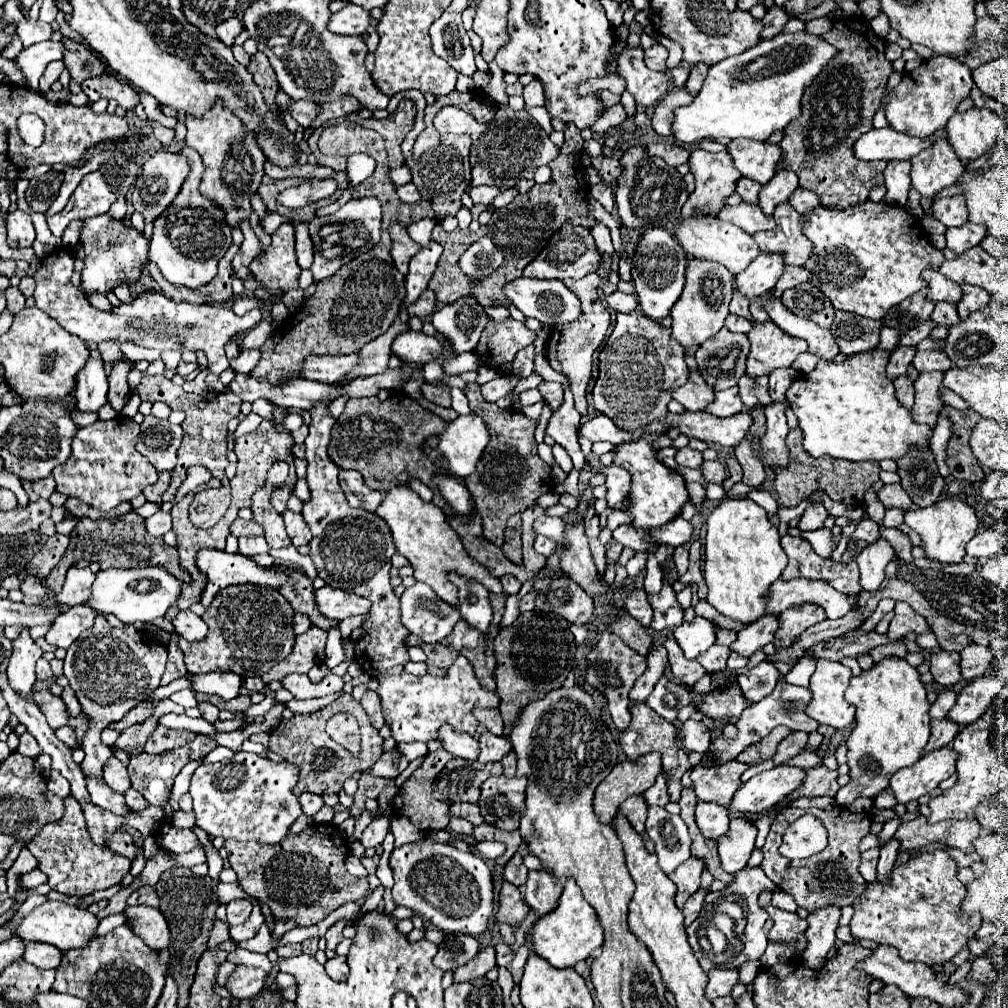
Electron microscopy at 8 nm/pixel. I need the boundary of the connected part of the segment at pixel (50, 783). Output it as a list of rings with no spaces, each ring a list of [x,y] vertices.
[[[50,770],[50,775],[46,776],[47,787],[59,797],[67,797],[71,793],[70,783],[57,770]]]

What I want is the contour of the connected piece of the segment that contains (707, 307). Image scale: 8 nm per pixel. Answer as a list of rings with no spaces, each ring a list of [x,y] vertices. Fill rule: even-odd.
[[[690,259],[686,267],[686,285],[682,291],[680,301],[672,307],[672,339],[678,341],[682,347],[696,347],[702,345],[706,339],[714,337],[722,327],[728,315],[728,303],[732,297],[734,277],[722,265]]]

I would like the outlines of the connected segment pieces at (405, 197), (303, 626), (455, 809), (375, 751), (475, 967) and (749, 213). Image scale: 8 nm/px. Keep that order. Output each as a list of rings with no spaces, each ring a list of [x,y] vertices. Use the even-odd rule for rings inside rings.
[[[414,183],[396,187],[396,191],[398,191],[398,197],[400,197],[404,203],[416,203],[416,201],[420,201],[420,193],[418,193],[418,189],[414,187]]]
[[[296,613],[294,615],[294,621],[292,621],[292,627],[294,627],[294,633],[296,635],[300,635],[300,633],[304,633],[304,631],[308,631],[310,629],[310,619],[308,619],[308,615],[304,615],[304,613]]]
[[[452,803],[452,805],[450,805],[450,811],[452,811],[452,815],[458,815],[458,817],[468,819],[472,825],[480,825],[480,823],[484,823],[484,817],[480,817],[480,809],[478,809],[478,805]]]
[[[350,693],[340,695],[334,703],[330,703],[328,707],[310,713],[310,715],[294,715],[292,719],[282,719],[280,725],[270,733],[270,745],[268,749],[278,753],[282,759],[292,761],[300,767],[300,781],[294,789],[296,795],[310,791],[316,795],[326,795],[326,793],[338,793],[344,785],[344,781],[354,773],[354,771],[364,771],[370,765],[374,765],[378,761],[378,757],[382,755],[384,745],[384,737],[380,737],[380,731],[372,727],[366,711],[362,709],[362,705],[358,701],[354,701],[354,697]],[[336,713],[352,713],[358,723],[360,723],[360,733],[362,733],[362,753],[358,757],[352,757],[340,743],[336,743],[334,739],[330,739],[330,735],[326,733],[326,721],[336,715]]]
[[[484,947],[472,961],[468,961],[468,965],[454,971],[454,983],[486,977],[486,973],[494,967],[496,967],[496,951],[494,947]]]
[[[740,203],[736,207],[726,207],[726,209],[720,211],[718,217],[738,225],[740,229],[744,229],[750,235],[754,235],[758,231],[772,231],[776,227],[774,217],[764,215],[758,205],[750,205],[750,203]]]

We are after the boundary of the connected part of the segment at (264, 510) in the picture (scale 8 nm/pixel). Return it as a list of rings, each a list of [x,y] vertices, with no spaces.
[[[274,465],[268,471],[266,485],[260,487],[252,495],[252,513],[254,513],[254,521],[264,527],[264,531],[266,531],[264,537],[272,549],[290,547],[292,543],[290,543],[290,537],[284,529],[283,517],[272,509],[272,501],[270,501],[272,493],[274,493]]]

